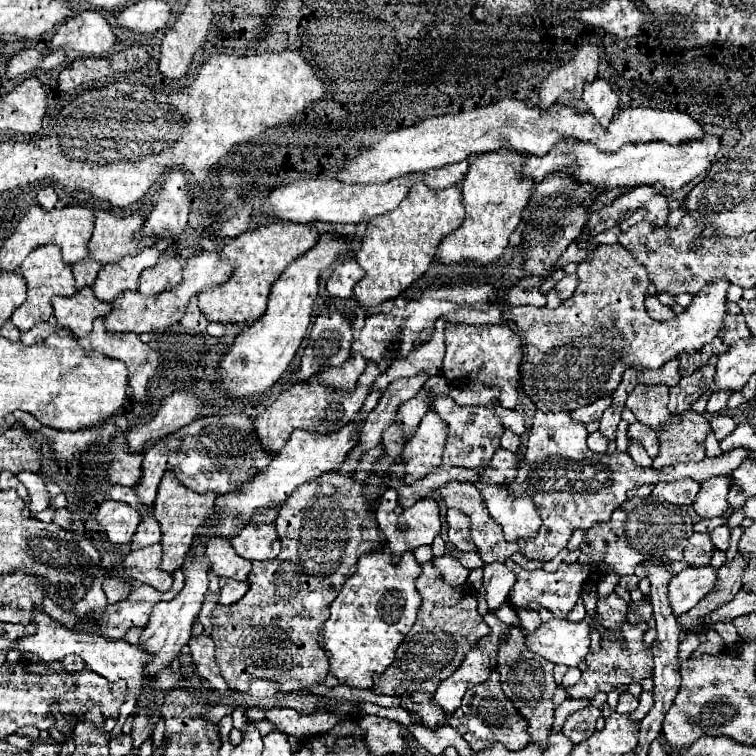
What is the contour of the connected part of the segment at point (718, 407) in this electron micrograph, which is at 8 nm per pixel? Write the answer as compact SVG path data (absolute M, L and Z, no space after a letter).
M713 391L709 401L707 401L707 411L717 413L727 407L727 399L733 395L733 391Z

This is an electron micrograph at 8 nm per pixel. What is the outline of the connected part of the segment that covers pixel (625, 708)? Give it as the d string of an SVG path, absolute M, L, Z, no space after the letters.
M623 693L623 695L619 697L617 711L619 711L619 713L633 713L633 711L637 709L637 705L639 705L639 701L637 701L635 695L631 695L631 693Z

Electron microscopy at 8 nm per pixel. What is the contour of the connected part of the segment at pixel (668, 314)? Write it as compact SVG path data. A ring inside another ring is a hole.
M647 297L647 299L645 299L645 307L647 307L649 317L655 319L655 321L667 321L667 319L673 319L673 317L675 317L673 309L661 305L657 297Z

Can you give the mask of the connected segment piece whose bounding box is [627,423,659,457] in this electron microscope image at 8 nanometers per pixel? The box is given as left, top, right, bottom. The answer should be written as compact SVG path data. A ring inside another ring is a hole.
M635 423L635 425L629 425L627 427L627 437L631 441L637 441L639 445L643 445L649 453L649 457L655 457L657 451L659 451L659 443L657 443L657 435L653 433L653 429L647 429L645 425L641 423Z

